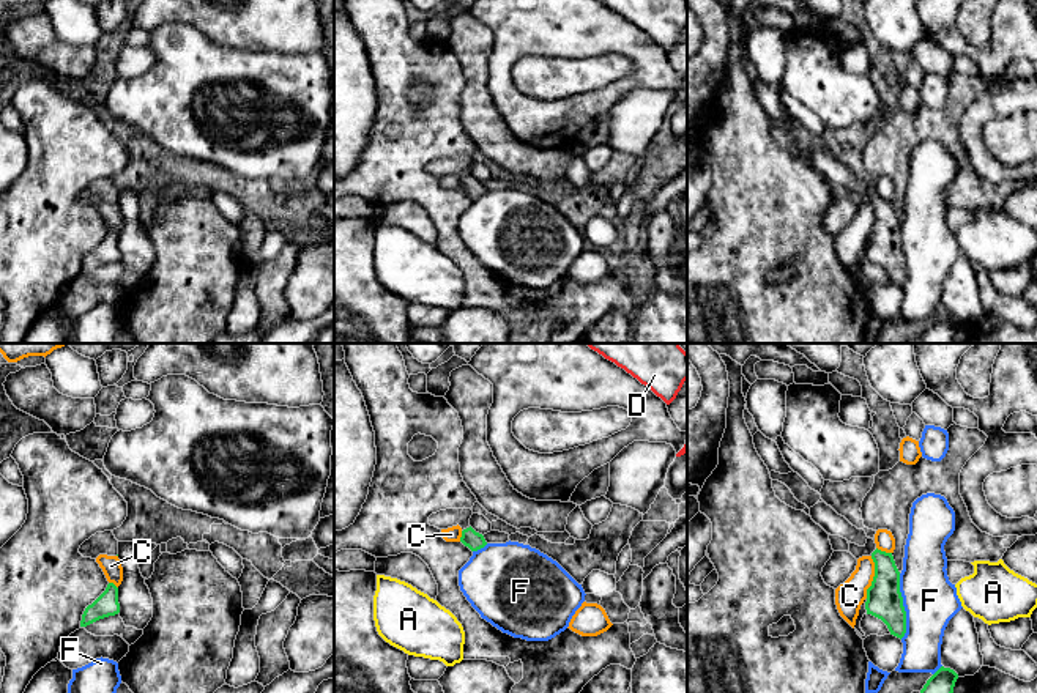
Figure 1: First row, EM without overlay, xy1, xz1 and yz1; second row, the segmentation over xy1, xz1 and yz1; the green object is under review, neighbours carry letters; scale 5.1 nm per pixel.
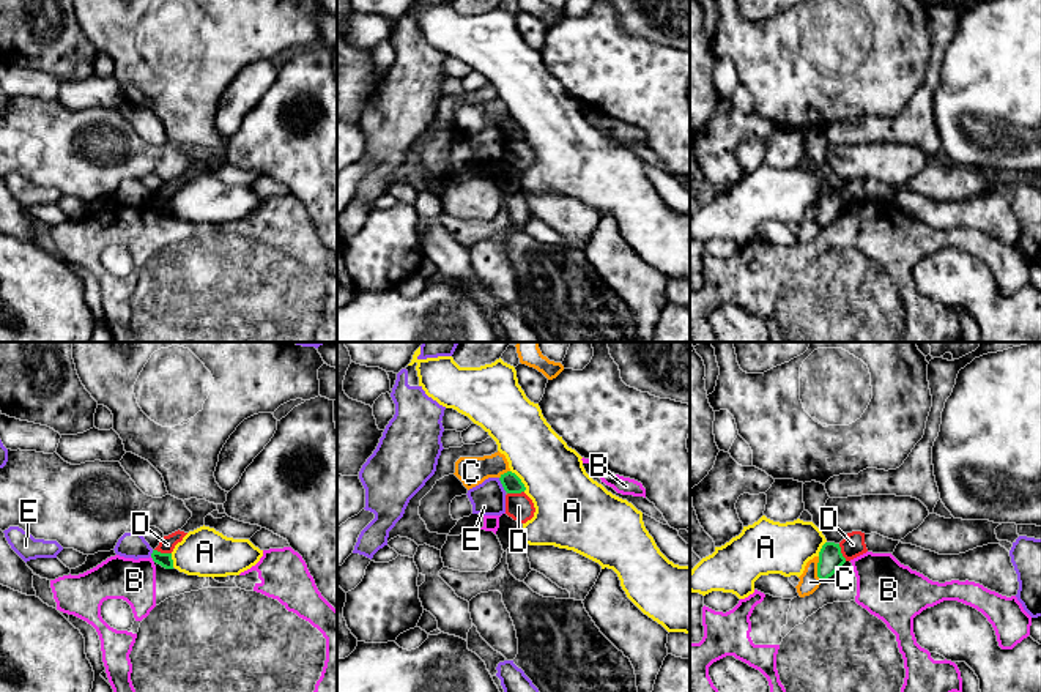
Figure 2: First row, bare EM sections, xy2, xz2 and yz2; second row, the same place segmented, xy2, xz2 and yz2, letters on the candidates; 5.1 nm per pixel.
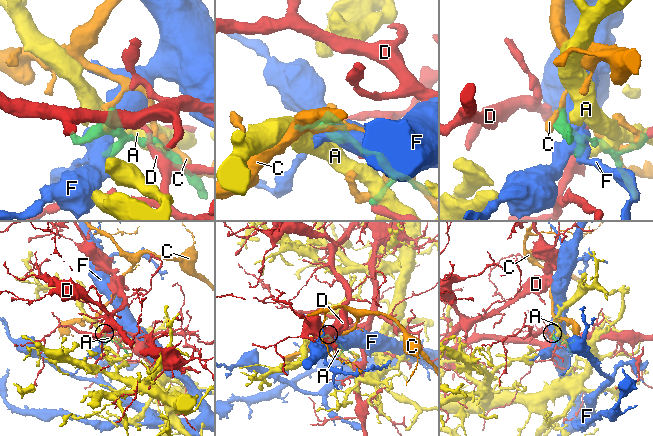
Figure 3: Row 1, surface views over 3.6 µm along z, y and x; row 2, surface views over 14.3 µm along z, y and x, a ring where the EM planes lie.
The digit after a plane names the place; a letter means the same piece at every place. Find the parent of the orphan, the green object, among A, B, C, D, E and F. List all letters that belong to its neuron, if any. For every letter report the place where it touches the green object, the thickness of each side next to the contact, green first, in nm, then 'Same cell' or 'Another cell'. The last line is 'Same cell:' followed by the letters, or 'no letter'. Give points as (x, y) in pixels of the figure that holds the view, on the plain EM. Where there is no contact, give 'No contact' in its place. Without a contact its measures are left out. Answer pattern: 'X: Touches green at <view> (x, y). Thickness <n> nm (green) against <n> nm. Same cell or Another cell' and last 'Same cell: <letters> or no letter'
A: Touches green at xz2 (520, 128). Thickness 100 nm (green) against 340 nm. Another cell
B: Touches green at xy2 (153, 207). Thickness 70 nm (green) against 220 nm. Another cell
C: Touches green at yz1 (873, 224). Thickness 180 nm (green) against 150 nm. Another cell
D: Touches green at xy2 (163, 200). Thickness 70 nm (green) against 80 nm. Another cell
E: Touches green at xz2 (501, 130). Thickness 100 nm (green) against 180 nm. Another cell
F: Touches green at yz1 (903, 254). Thickness 180 nm (green) against 280 nm. Another cell
Same cell: no letter

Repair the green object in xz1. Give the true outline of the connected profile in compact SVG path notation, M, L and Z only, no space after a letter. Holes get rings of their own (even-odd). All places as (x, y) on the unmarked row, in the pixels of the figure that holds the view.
M465 154L463 156L446 156L446 158L432 161L429 164L429 172L438 176L448 176L448 175L459 172L462 175L460 189L465 194L468 194L471 198L478 198L484 195L487 189L482 181L476 180L470 173L471 162L473 162L471 156L465 156Z

